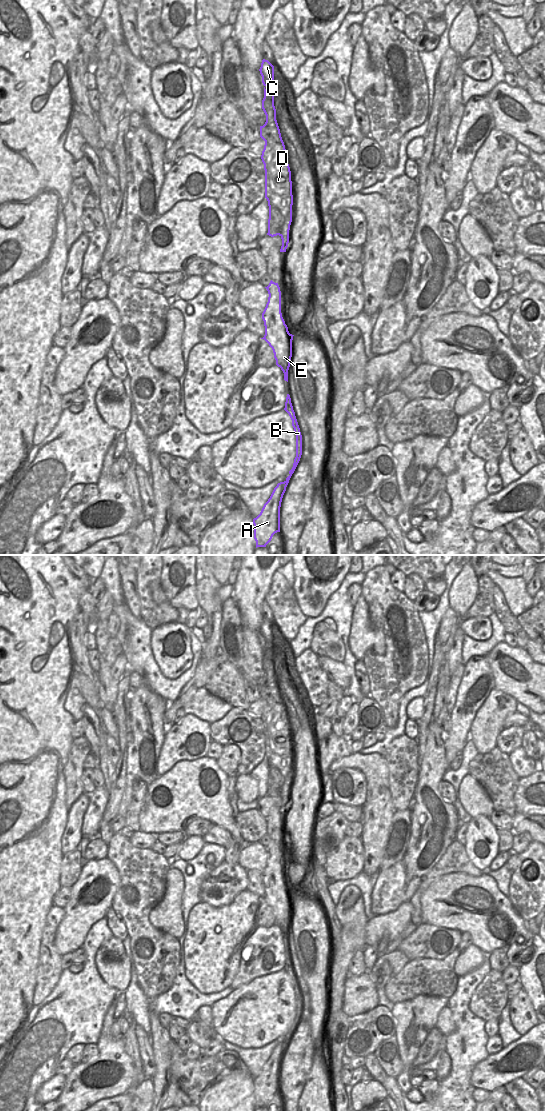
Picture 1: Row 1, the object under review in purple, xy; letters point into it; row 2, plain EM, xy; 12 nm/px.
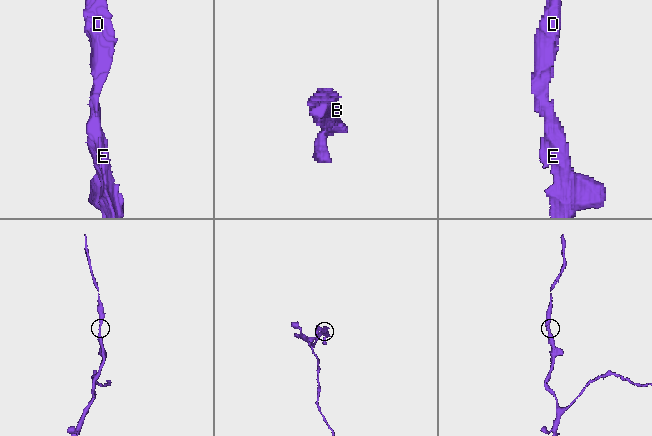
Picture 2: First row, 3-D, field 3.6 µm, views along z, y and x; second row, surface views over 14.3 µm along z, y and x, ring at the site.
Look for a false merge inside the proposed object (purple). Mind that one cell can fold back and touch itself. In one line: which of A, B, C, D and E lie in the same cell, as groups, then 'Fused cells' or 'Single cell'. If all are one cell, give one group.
Groups: A B C D E. Single cell

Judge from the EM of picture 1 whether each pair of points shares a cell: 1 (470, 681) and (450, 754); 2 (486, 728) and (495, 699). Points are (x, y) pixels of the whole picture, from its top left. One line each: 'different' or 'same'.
1: same
2: same

